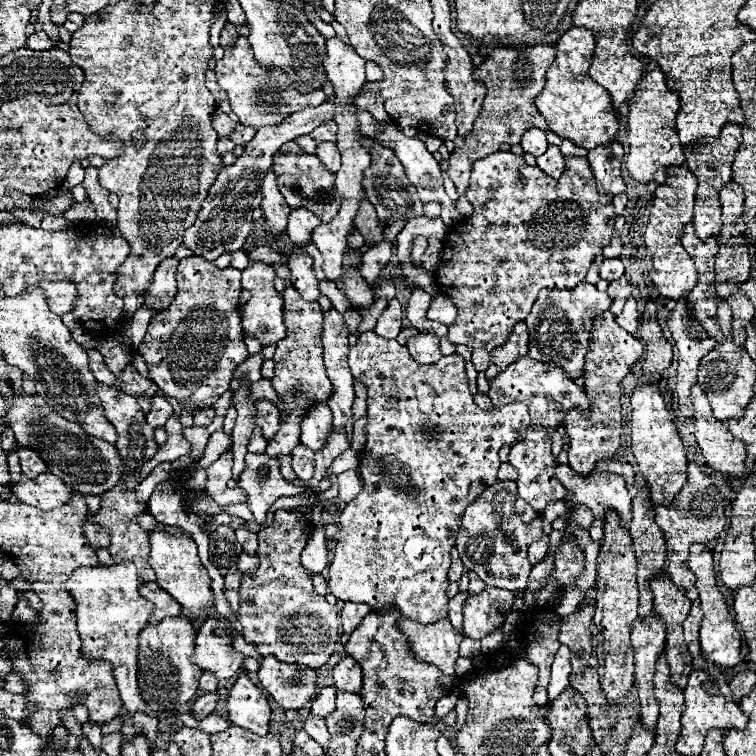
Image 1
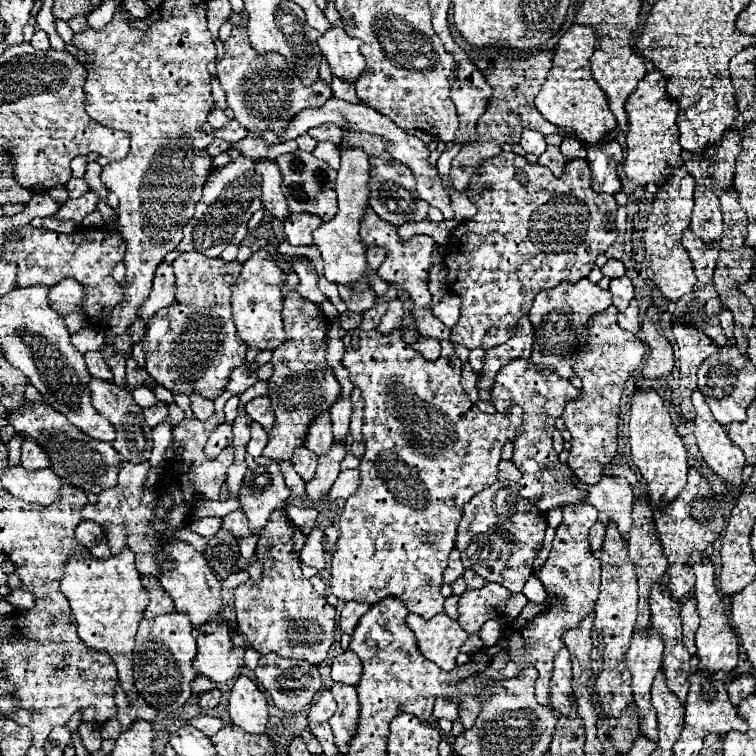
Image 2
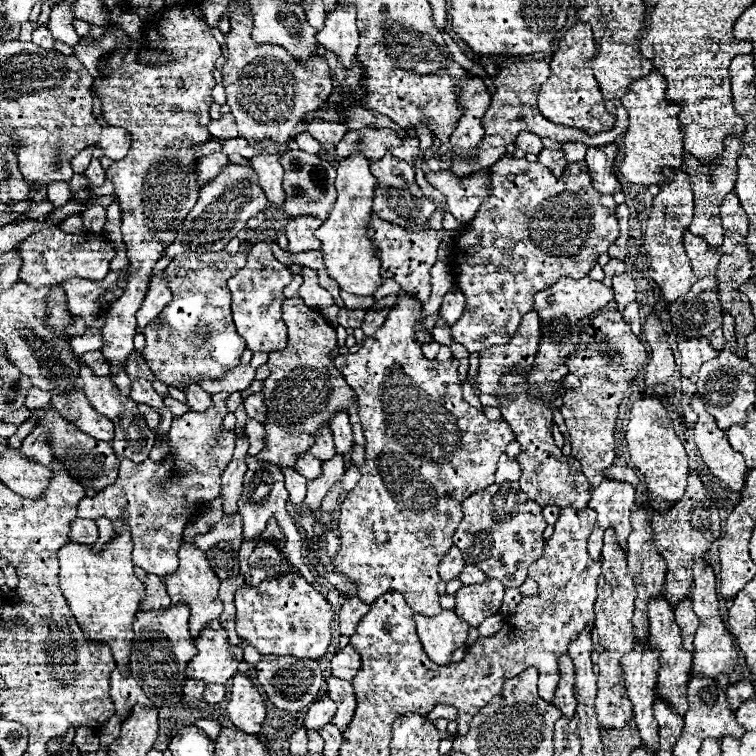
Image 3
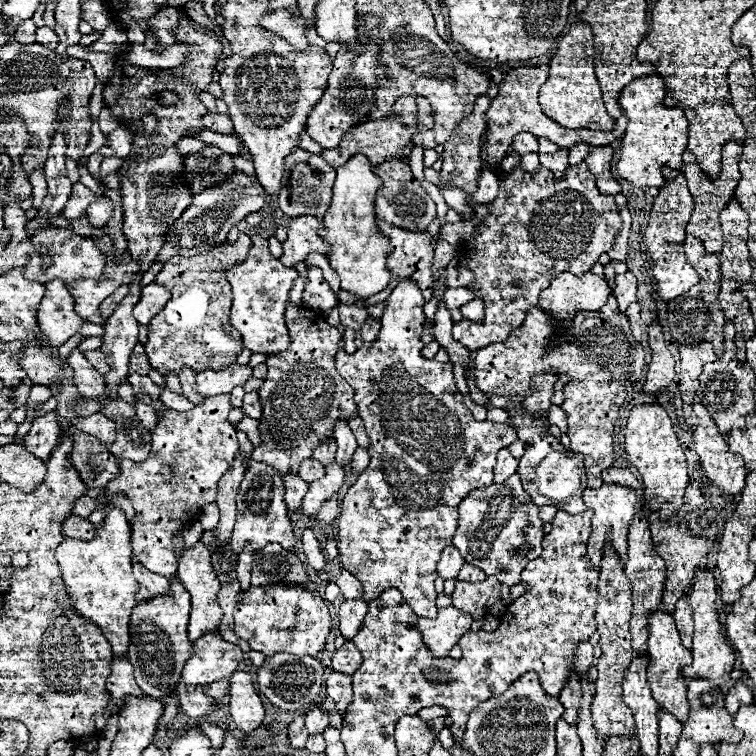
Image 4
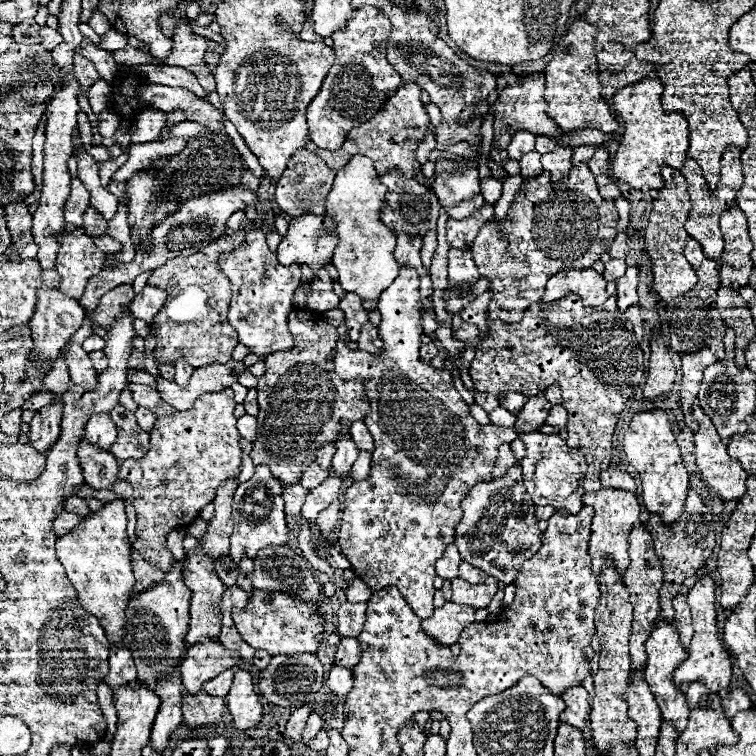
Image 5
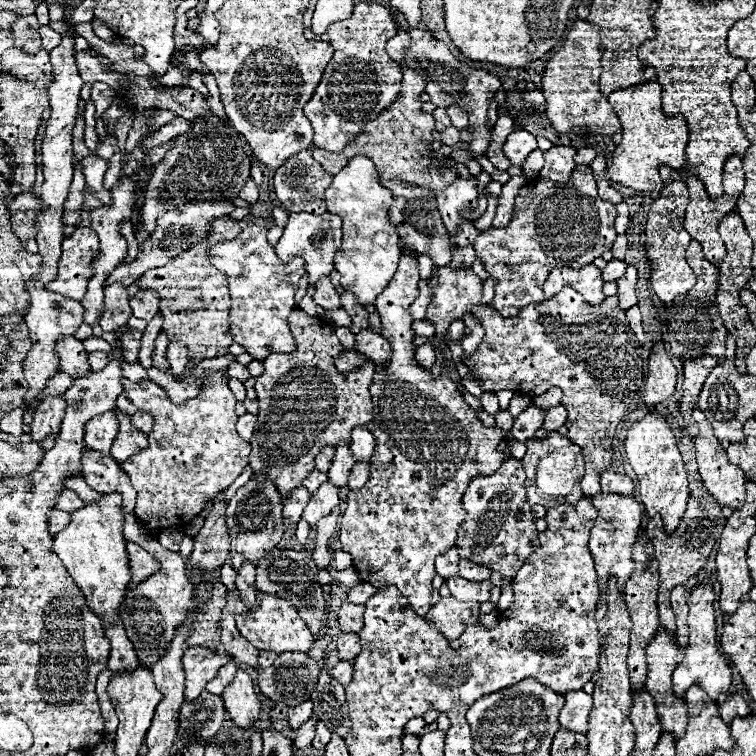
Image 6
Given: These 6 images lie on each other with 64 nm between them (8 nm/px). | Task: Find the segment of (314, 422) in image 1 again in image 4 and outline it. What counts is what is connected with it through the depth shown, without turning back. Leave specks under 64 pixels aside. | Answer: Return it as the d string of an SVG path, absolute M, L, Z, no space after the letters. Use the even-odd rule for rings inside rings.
M328 440L328 442L322 442L320 446L316 446L312 458L318 458L318 462L322 462L324 466L328 466L330 462L334 462L334 456L336 456L336 446L334 446L334 440Z

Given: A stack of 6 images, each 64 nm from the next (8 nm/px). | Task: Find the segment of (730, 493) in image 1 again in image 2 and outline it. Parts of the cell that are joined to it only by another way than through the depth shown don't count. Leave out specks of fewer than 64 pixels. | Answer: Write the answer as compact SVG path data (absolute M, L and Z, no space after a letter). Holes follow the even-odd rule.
M690 464L688 484L680 492L680 496L662 512L654 512L656 532L662 544L662 552L668 558L668 570L664 574L664 584L674 600L686 600L694 588L694 572L688 564L690 554L694 550L704 552L716 538L720 538L726 522L730 518L730 510L738 504L742 494L742 486L730 486L730 482L718 478L706 464Z

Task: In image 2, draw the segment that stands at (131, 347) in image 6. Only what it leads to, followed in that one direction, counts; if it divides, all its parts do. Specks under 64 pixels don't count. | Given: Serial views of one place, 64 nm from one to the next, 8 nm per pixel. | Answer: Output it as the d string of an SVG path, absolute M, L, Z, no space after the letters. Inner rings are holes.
M128 358L128 362L126 362L126 382L128 382L128 390L142 386L142 384L146 384L150 388L156 386L154 378L146 372L146 368L140 368L134 358Z

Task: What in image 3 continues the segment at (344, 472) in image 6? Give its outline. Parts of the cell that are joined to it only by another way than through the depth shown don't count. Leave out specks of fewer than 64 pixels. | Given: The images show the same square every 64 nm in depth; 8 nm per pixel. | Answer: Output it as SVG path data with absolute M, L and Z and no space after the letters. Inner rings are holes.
M338 412L334 414L334 418L330 418L330 430L334 434L334 444L336 444L336 452L342 454L344 458L348 458L348 454L354 448L354 438L352 438L352 426L348 422L348 414L346 412Z

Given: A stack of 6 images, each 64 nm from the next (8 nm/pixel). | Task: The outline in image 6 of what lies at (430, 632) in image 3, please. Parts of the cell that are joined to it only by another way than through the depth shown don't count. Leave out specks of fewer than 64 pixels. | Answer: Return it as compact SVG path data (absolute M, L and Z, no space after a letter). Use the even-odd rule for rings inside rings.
M440 598L436 606L430 608L426 618L434 622L440 632L448 638L454 640L466 630L466 626L476 624L480 616L480 604L478 602L460 602L456 598Z

